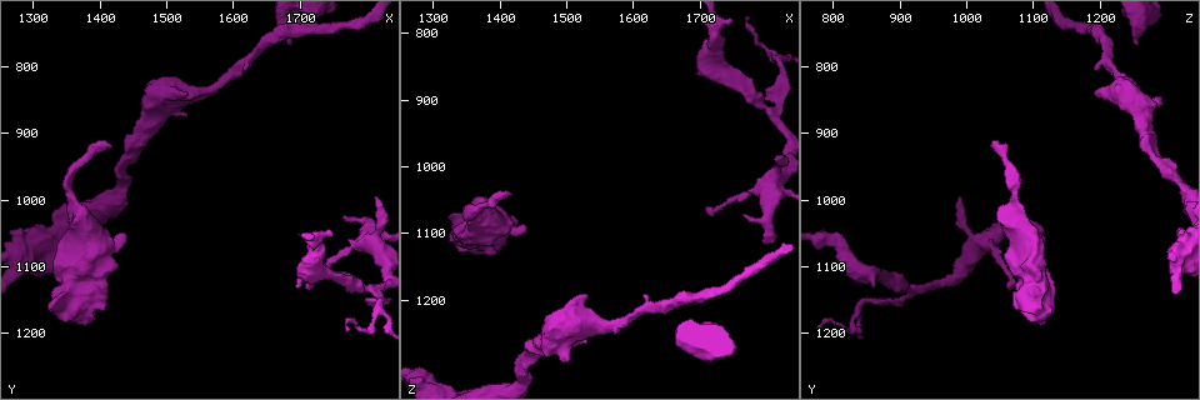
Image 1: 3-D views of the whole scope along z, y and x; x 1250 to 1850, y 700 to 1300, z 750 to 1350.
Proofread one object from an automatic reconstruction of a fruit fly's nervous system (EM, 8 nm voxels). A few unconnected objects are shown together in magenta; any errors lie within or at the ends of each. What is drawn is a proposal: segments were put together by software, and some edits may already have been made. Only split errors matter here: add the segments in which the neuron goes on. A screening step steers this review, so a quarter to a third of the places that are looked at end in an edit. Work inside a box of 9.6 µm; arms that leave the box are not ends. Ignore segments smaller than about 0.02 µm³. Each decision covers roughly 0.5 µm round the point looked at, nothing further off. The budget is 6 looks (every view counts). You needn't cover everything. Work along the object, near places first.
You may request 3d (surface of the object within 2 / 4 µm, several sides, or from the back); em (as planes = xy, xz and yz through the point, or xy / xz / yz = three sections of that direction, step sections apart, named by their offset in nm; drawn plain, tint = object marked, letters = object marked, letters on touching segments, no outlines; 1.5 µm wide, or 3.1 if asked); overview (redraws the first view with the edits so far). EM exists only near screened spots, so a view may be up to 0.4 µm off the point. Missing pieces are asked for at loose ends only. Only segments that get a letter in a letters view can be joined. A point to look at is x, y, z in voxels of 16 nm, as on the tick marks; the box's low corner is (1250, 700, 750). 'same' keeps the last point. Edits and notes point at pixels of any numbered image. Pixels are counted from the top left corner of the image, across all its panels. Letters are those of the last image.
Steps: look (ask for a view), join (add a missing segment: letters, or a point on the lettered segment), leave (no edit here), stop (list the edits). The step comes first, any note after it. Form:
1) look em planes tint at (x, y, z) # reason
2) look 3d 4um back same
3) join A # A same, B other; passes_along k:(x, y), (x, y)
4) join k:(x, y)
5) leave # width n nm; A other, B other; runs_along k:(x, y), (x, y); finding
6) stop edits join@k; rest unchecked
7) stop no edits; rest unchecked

look em xy step 4 letters at (1795, 1050, 1115) # an open end

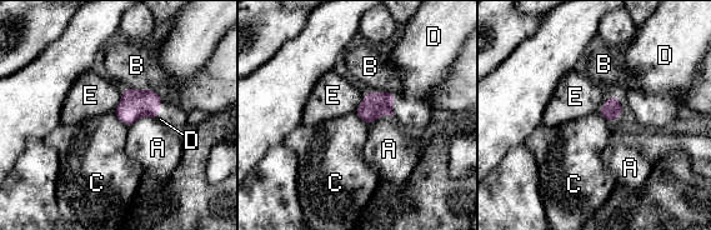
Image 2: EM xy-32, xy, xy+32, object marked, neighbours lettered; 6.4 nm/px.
look em planes letters same

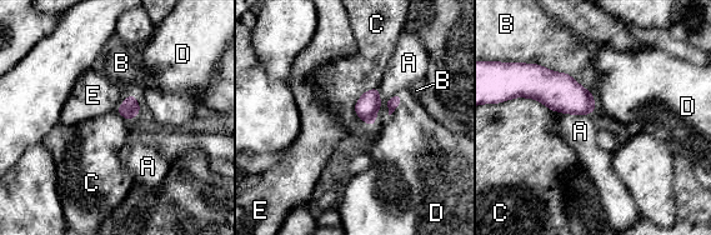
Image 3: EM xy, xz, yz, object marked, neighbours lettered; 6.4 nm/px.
join D # A other, B other, C other, D same, E other; passes_along 3:(559, 91), (594, 103), (630, 89); the neuron continues

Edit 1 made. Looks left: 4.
look em planes letters at (1685, 765, 1260) # thick end

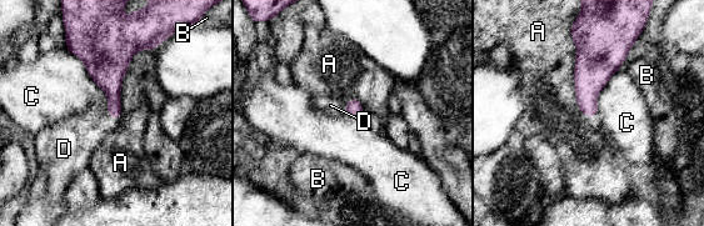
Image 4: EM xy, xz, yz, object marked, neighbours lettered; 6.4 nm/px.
join D # A other, B other, C other, D same; passes_along 4:(354, 108), (345, 109), (330, 105); it goes on there

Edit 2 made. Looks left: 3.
look overview

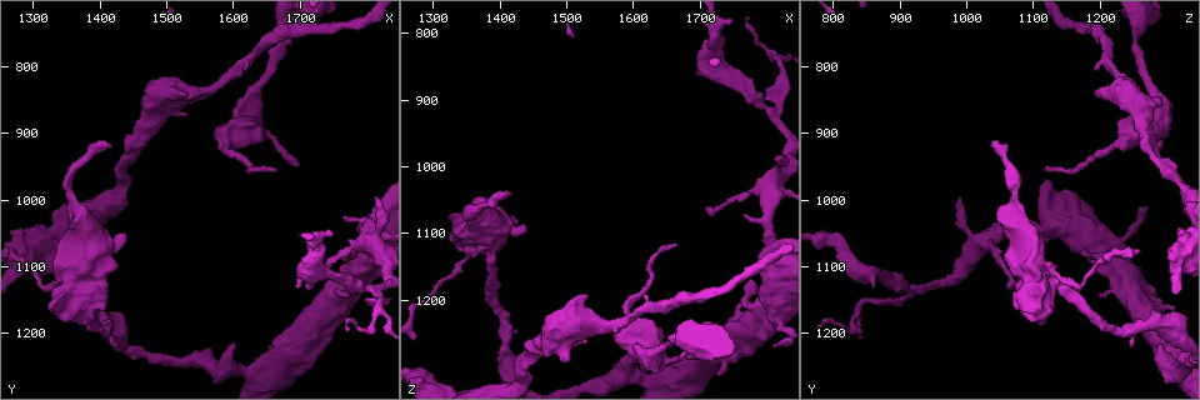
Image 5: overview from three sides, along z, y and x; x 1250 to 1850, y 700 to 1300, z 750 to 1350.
look em planes letters at (1415, 915, 1045) # long arm stops here

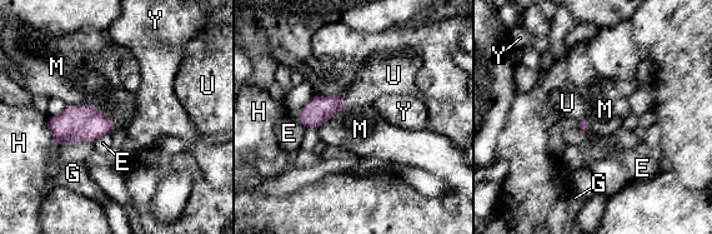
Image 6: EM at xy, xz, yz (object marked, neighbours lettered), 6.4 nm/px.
join U # E other, G other, H other, M other, U same, Y other; passes_along 6:(320, 109), (344, 100), (375, 79); the neuron continues

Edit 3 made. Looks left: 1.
stop edits join@3, join@4, join@6; rest unchecked

